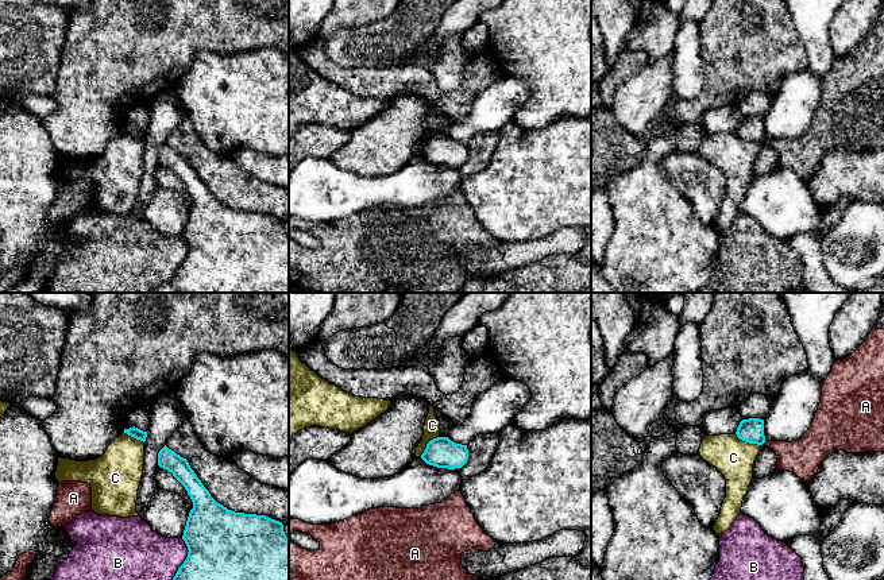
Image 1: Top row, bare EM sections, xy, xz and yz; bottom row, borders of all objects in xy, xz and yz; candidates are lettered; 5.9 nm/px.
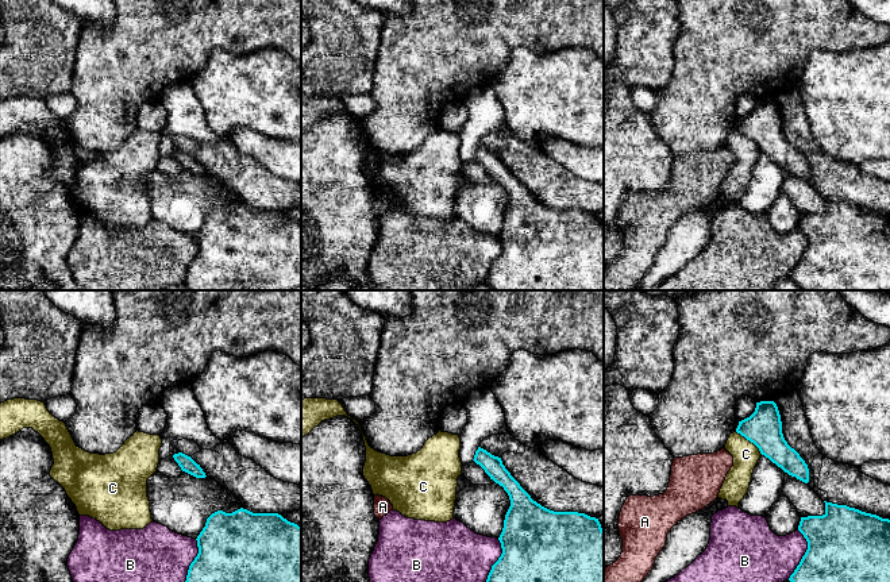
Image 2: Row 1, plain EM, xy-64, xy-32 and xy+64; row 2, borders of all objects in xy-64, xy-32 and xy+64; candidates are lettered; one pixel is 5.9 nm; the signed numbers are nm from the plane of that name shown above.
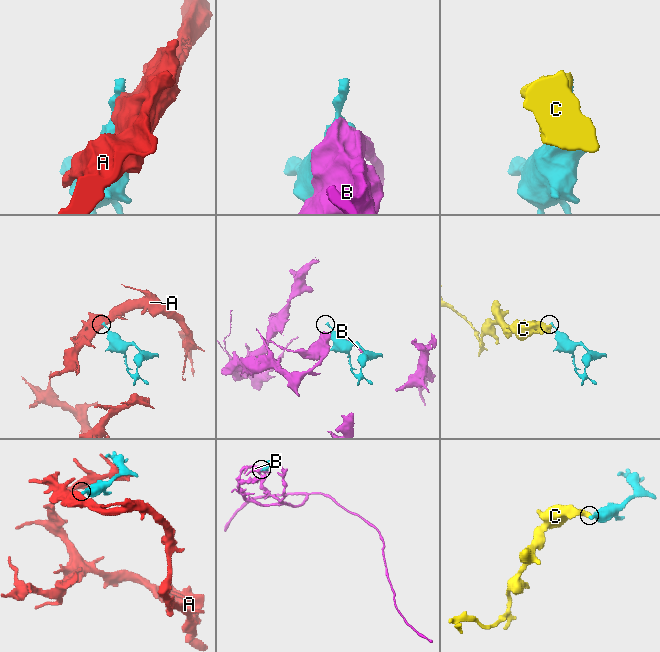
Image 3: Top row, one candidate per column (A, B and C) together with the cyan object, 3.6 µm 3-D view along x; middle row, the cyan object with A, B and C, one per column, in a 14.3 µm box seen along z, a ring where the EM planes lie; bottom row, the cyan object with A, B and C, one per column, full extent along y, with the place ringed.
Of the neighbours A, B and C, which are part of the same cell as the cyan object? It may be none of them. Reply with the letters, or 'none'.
none

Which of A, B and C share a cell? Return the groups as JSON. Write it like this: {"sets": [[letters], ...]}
{"sets": [["A"], ["B"], ["C"]]}

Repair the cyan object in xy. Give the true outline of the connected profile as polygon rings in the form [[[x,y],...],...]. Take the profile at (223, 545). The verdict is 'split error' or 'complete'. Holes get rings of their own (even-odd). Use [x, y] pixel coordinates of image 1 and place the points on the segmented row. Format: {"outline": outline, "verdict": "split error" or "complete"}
{"outline": [[[166,445],[158,453],[158,465],[173,473],[193,502],[182,535],[188,557],[173,580],[289,580],[289,538],[282,522],[266,515],[235,513],[217,503],[188,460]]], "verdict": "complete"}

